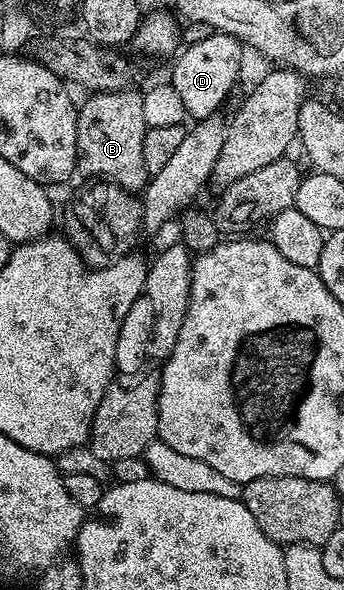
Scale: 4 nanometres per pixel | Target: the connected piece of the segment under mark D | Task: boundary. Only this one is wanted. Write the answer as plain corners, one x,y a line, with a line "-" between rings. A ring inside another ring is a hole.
211,32
208,39
200,39
200,43
185,46
173,58
174,70
168,77
169,84
180,94
186,108
187,118
202,121
205,117
213,117
226,101
226,96
234,89
238,81
238,72
242,69
242,52
244,46
232,35

